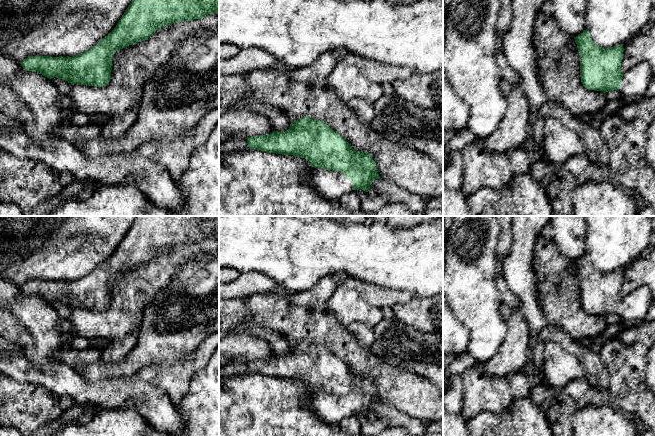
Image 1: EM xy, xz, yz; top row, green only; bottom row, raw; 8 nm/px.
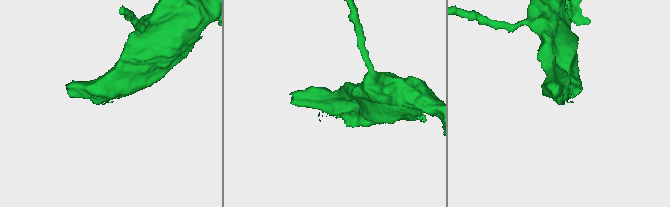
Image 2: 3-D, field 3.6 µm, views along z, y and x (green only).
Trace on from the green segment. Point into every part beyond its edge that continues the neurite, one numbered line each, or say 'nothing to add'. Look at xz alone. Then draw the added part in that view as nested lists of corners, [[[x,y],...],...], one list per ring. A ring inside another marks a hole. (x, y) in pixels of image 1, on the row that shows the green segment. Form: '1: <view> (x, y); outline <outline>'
1: xz (331, 184); outline [[[313,167],[311,185],[322,196],[330,201],[339,200],[344,194],[355,192],[352,183],[342,172]]]

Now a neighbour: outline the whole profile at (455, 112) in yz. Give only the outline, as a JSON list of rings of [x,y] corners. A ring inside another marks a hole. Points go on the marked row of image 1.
[[[443,74],[443,132],[455,133],[467,126],[469,110]]]

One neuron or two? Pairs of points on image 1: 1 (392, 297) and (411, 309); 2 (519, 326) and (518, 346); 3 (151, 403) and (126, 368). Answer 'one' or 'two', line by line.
1: two
2: one
3: two

